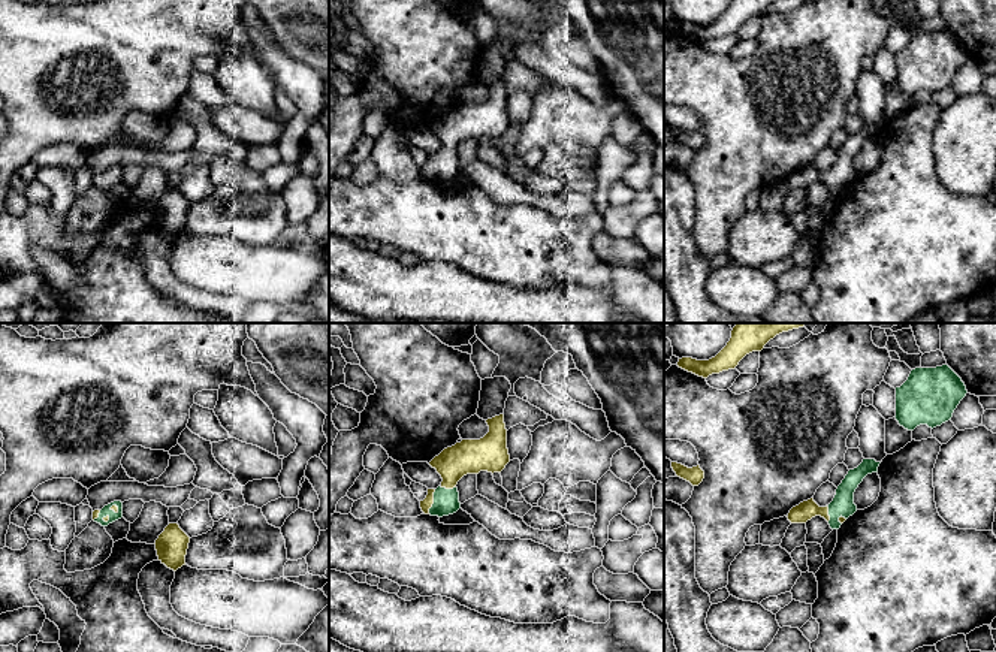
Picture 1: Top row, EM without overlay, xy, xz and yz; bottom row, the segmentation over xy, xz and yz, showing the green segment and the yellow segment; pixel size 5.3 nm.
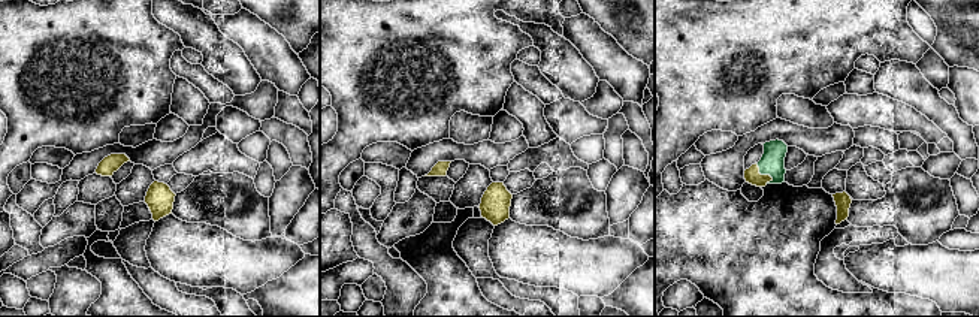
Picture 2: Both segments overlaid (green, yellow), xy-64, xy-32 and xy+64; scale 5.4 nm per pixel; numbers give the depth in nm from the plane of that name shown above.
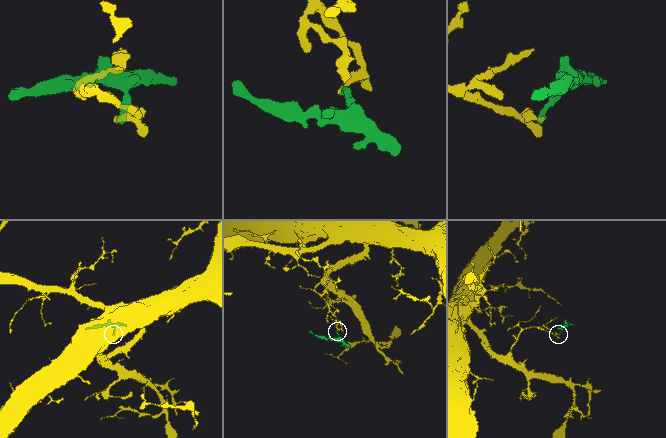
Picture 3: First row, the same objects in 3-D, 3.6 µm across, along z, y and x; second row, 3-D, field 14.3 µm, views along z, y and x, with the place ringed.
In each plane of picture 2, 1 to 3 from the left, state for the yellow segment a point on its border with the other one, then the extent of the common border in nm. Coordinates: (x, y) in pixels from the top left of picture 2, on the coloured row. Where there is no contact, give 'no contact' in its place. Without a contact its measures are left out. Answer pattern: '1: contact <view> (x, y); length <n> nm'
1: no contact
2: no contact
3: contact xy+64 (763, 174); length 140 nm

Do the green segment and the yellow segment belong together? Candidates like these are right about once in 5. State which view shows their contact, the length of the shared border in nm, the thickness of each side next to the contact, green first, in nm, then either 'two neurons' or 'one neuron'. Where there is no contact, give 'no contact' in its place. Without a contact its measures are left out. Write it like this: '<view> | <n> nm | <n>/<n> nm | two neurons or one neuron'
xz | 140 nm | 140/60 nm | one neuron

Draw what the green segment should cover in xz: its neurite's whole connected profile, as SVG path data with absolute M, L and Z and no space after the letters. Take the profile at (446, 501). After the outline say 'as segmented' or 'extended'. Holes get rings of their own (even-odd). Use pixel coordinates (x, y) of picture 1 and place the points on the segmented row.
M504 414L486 420L489 432L480 440L462 440L444 449L429 465L437 470L443 482L437 489L428 489L420 501L425 514L449 516L461 508L458 482L467 474L480 471L501 473L510 462Z | extended

